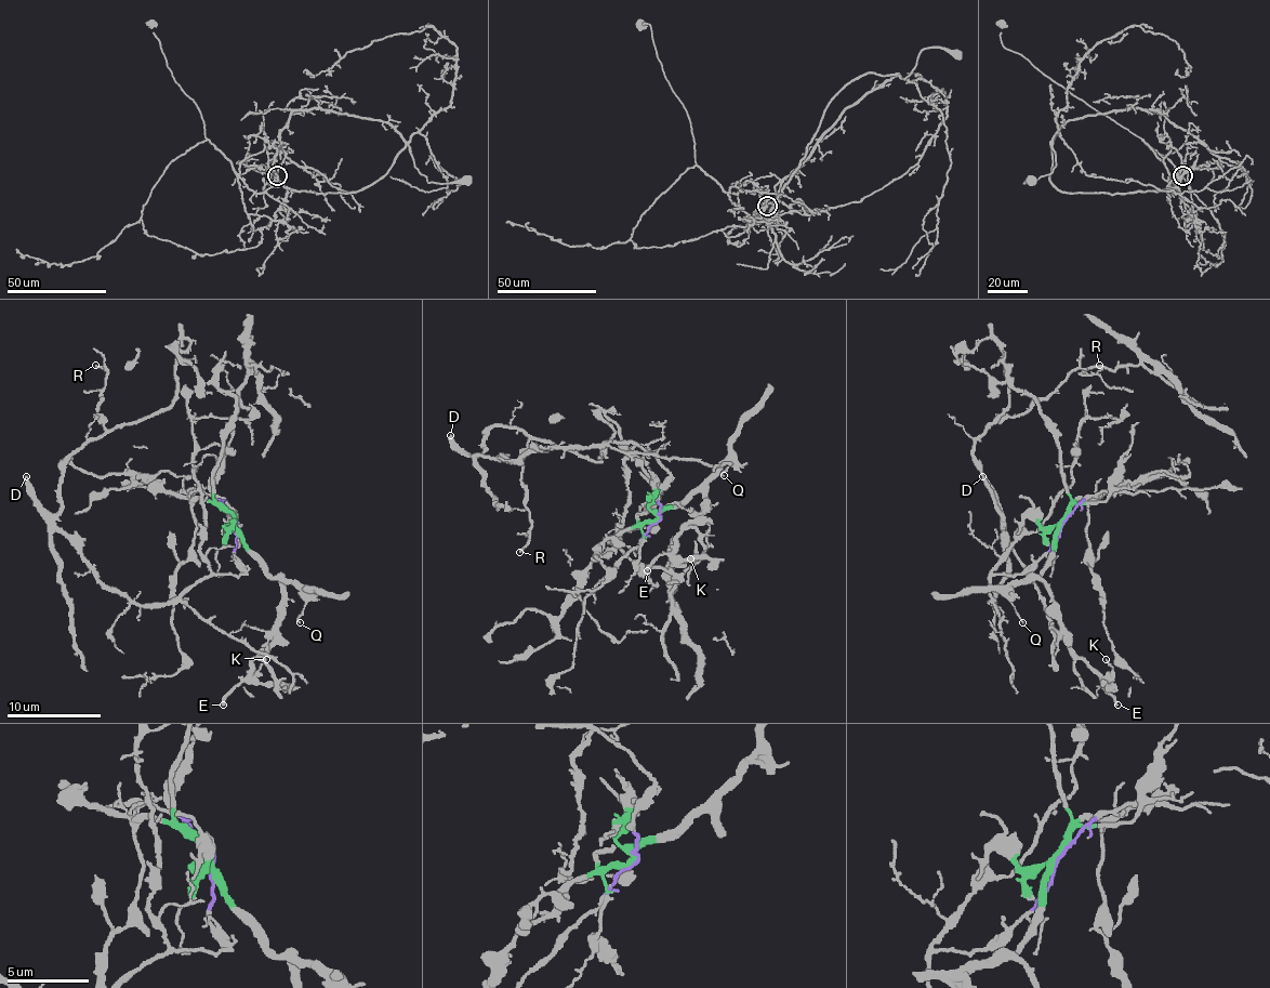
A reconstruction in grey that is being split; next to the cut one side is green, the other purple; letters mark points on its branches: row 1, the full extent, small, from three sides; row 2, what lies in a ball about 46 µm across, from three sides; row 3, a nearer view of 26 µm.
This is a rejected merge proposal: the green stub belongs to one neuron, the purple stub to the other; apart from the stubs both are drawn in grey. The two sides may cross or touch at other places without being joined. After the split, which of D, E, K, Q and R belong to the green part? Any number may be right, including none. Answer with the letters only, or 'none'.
E, K, Q

